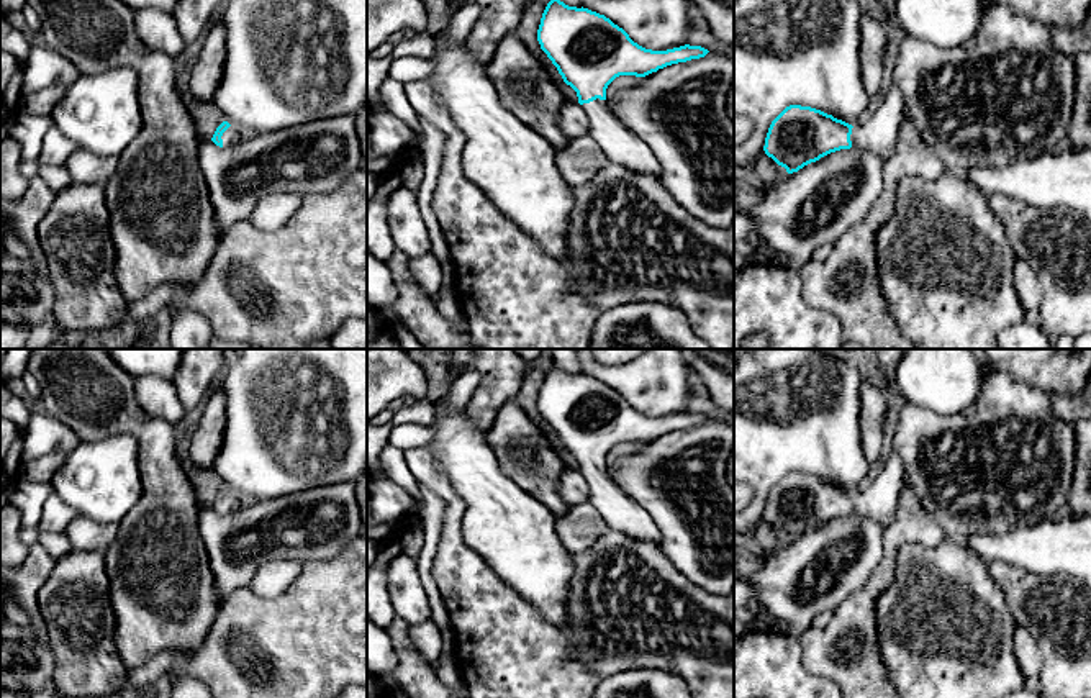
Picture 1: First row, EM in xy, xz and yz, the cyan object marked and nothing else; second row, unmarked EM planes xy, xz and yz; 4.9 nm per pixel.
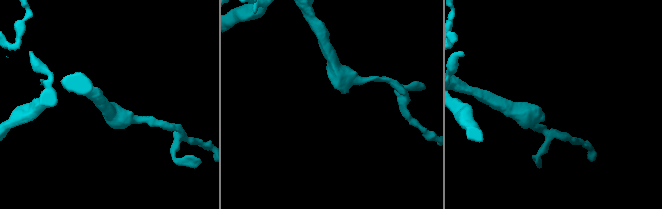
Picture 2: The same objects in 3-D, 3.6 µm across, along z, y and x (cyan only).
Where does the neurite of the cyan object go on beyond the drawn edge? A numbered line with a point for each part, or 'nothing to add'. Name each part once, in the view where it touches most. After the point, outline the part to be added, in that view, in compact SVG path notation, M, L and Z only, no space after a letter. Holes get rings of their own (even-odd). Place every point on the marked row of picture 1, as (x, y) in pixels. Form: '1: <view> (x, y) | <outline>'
1: xz (620, 145) | M596 98L582 107L588 118L588 134L609 162L650 174L660 182L660 162L655 154L609 110L606 100Z

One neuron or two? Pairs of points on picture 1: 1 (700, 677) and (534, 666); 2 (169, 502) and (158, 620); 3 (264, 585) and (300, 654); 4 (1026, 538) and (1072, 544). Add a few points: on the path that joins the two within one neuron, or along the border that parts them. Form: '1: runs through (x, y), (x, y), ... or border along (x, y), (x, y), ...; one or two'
1: runs through (659, 652), (583, 652), (575, 659); one
2: runs through (161, 531), (159, 590); one
3: border along (300, 572), (276, 597), (258, 597), (248, 589); two
4: runs through (1037, 544), (1060, 544); one

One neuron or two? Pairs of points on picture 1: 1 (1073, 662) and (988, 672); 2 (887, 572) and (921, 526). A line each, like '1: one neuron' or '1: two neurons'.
1: two neurons
2: one neuron

